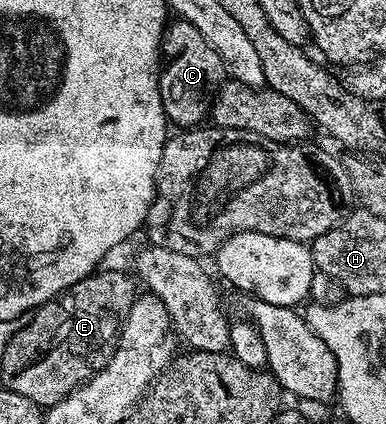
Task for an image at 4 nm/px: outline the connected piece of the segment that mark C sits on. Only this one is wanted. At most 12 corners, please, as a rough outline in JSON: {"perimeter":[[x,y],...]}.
{"perimeter":[[169,22],[164,111],[180,129],[209,118],[224,59],[194,25]]}

